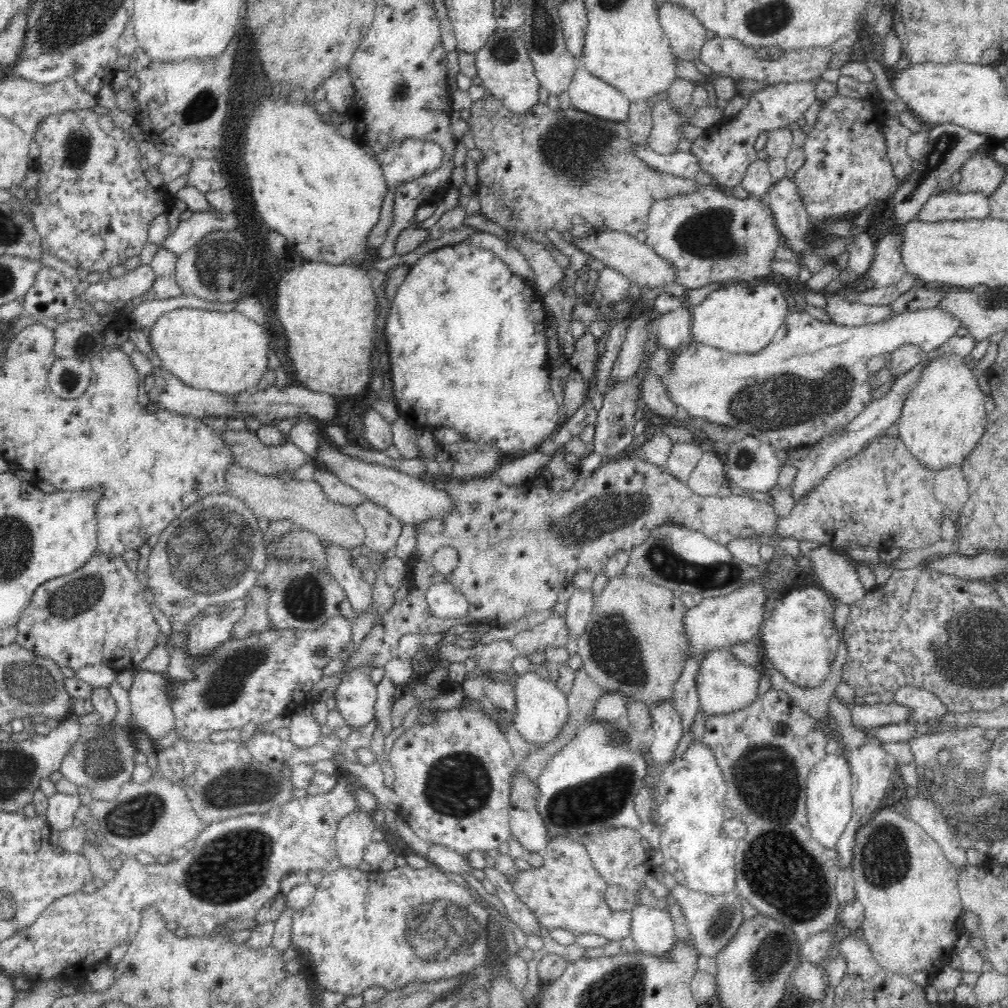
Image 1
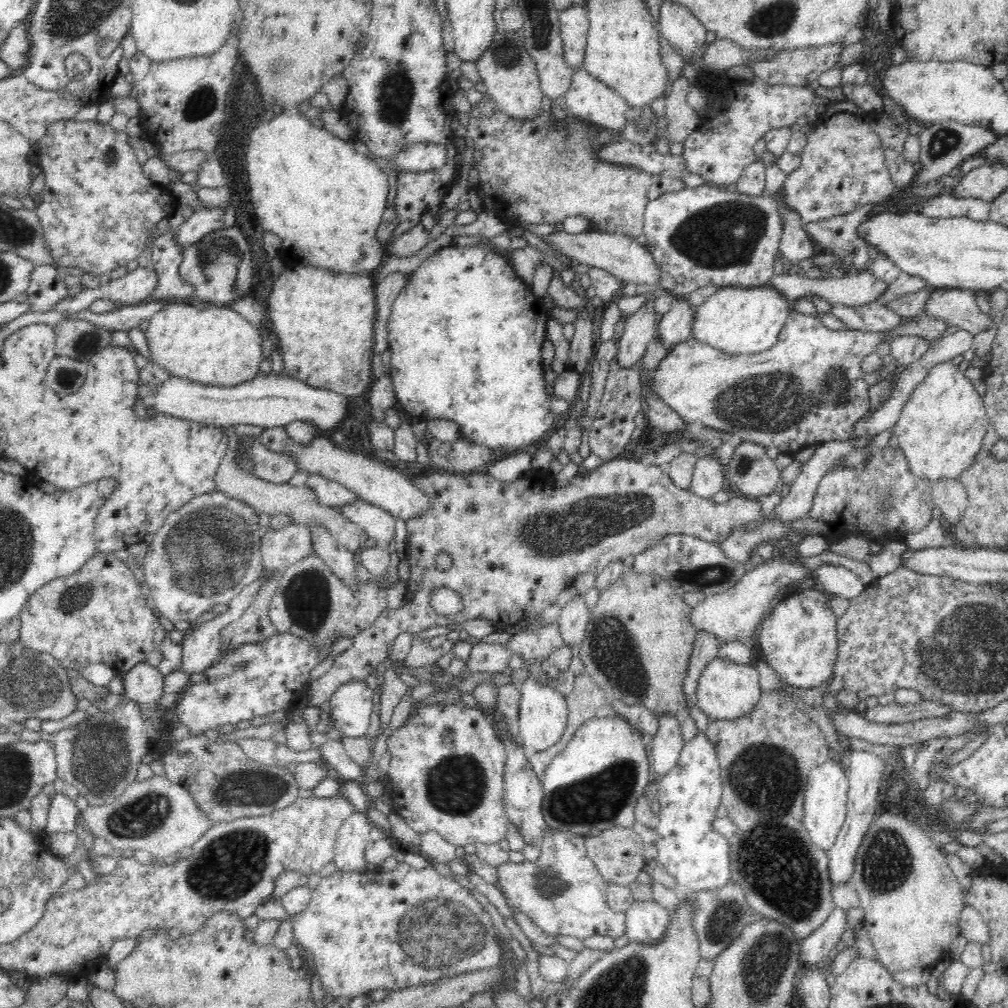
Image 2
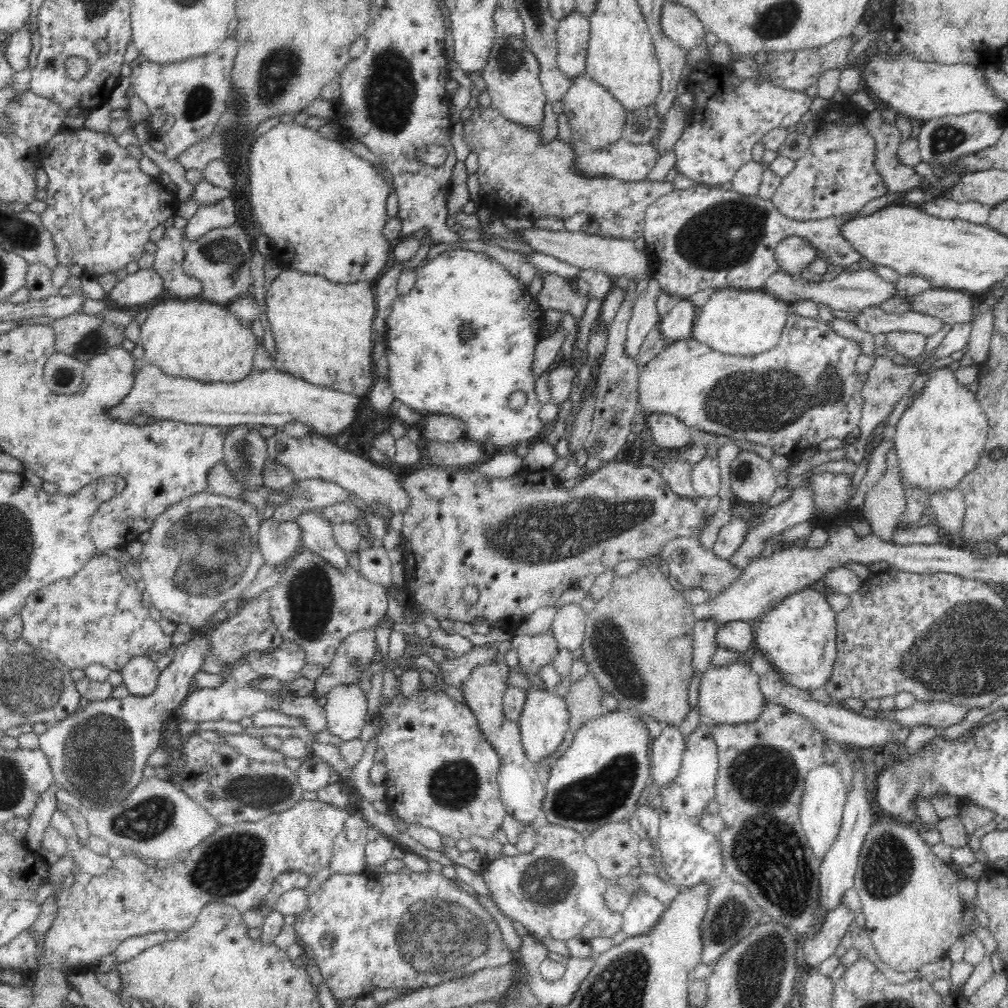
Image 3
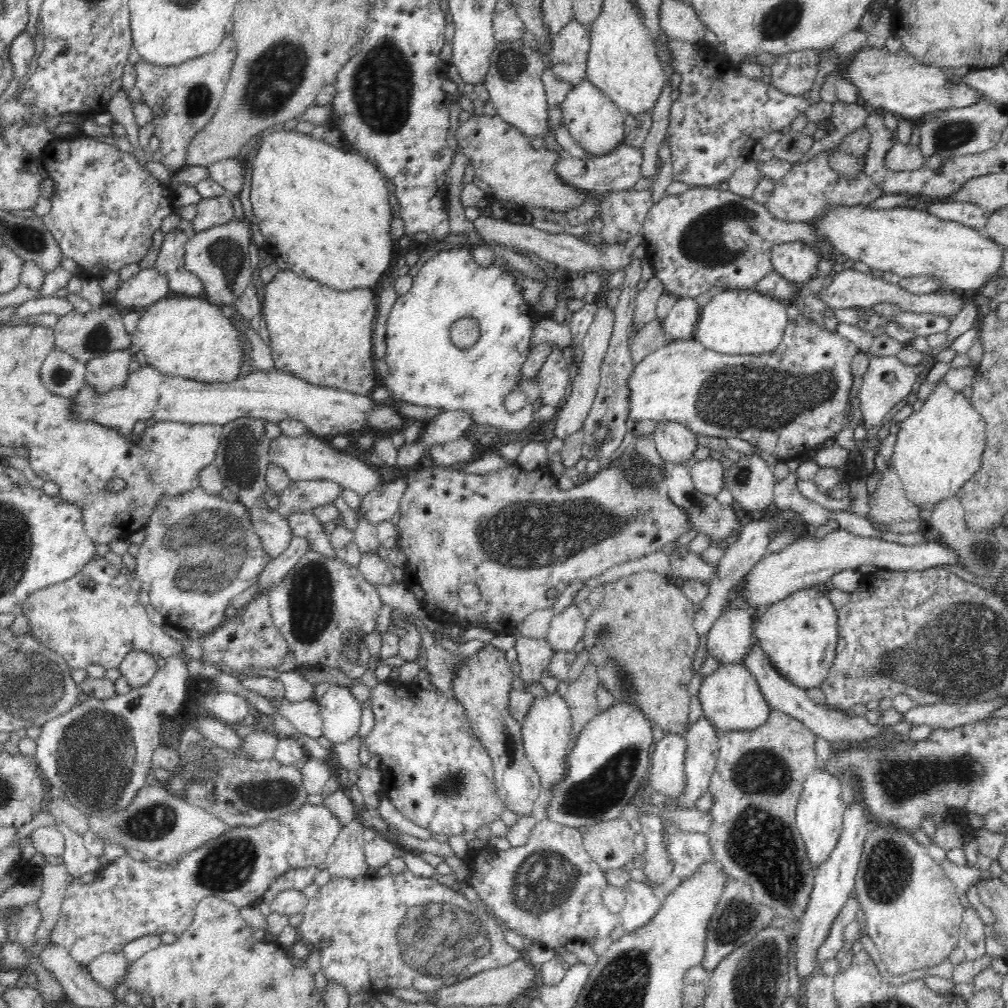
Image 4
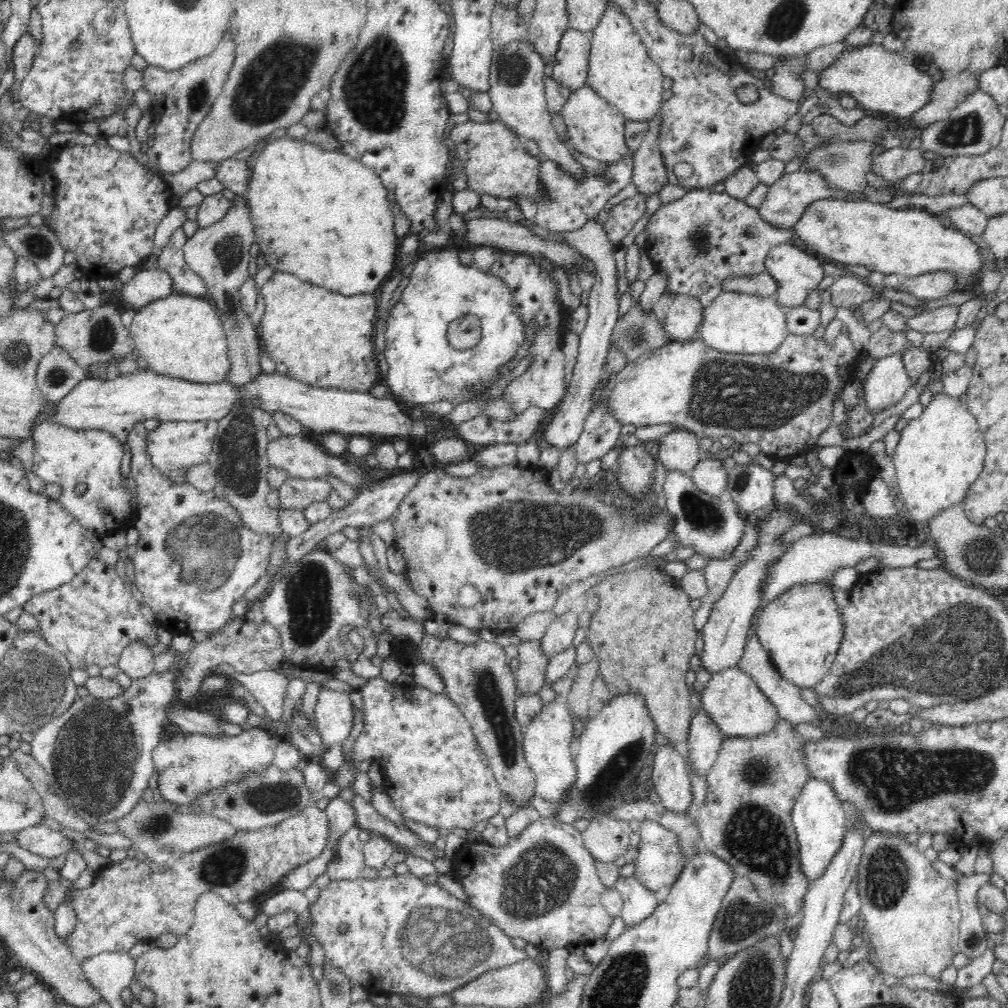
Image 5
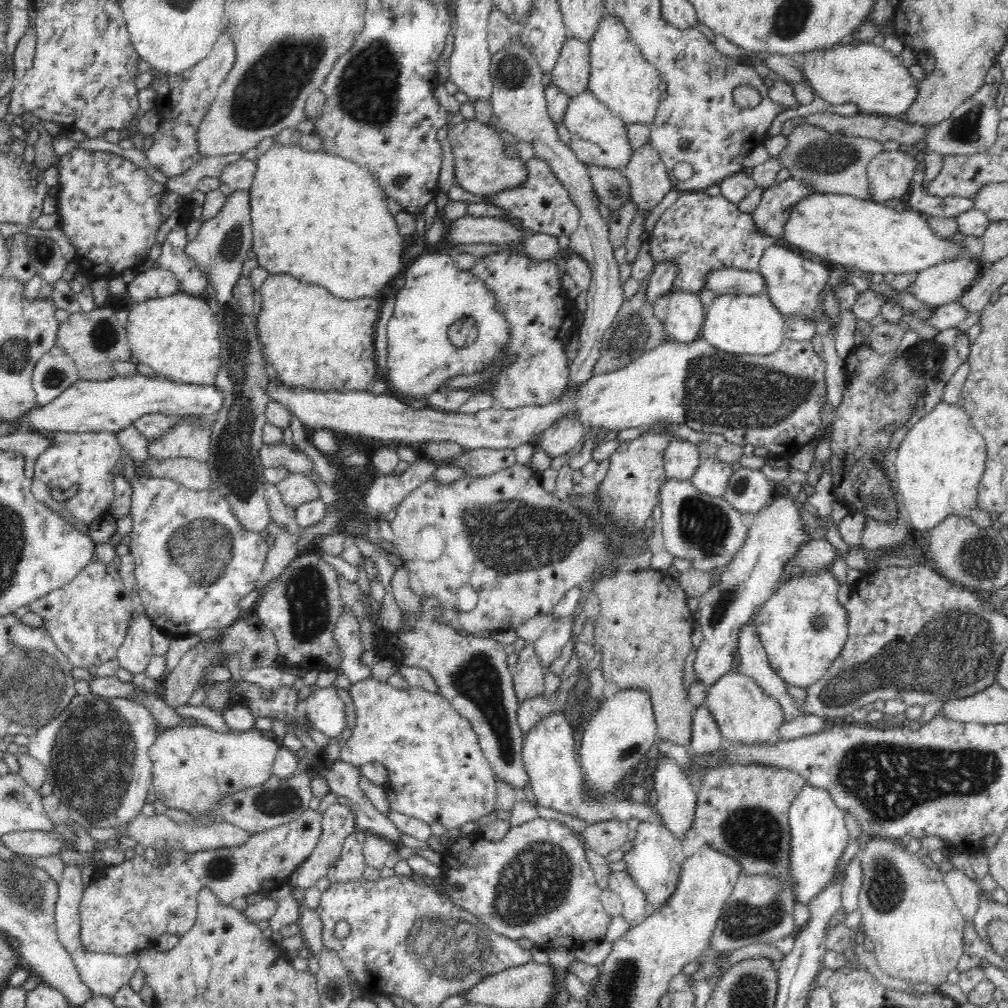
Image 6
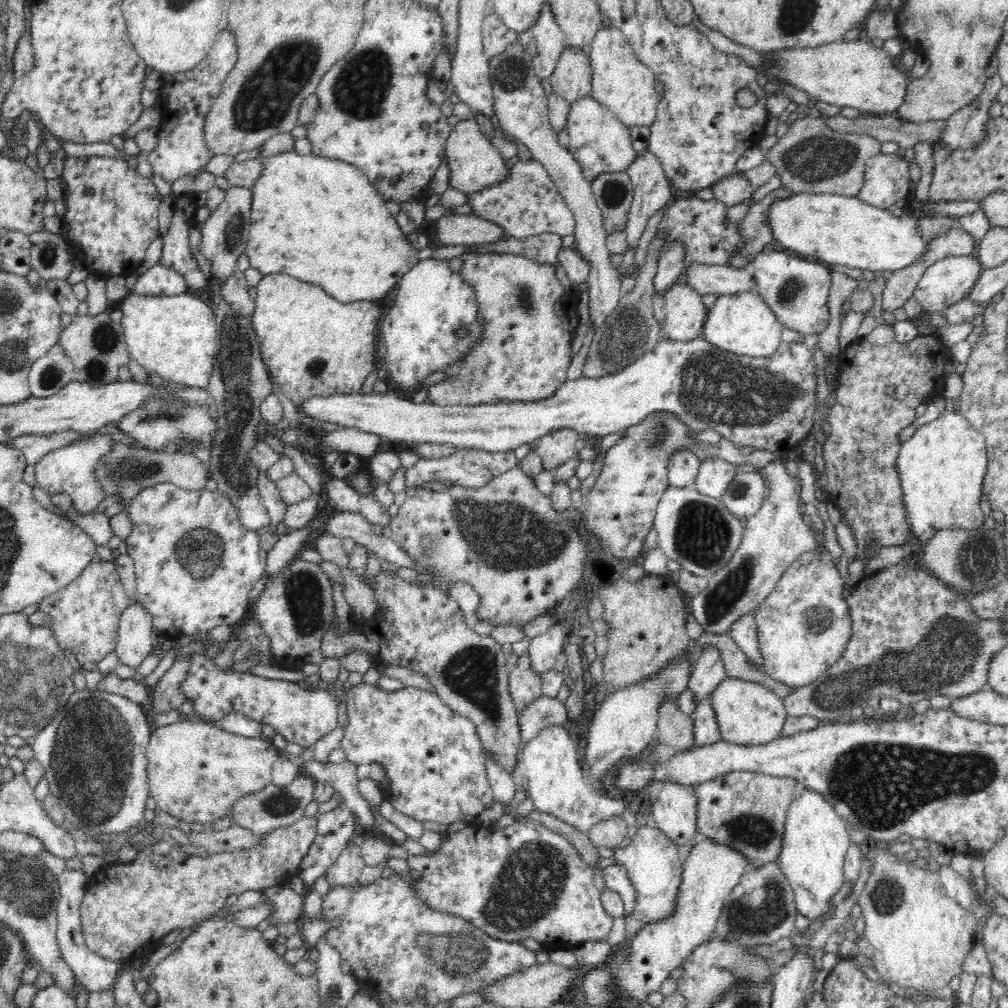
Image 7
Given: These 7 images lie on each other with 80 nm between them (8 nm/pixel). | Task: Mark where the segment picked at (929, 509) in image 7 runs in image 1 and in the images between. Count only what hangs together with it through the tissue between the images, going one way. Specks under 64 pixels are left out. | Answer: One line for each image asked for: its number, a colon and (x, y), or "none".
1: (940, 422)
2: (941, 426)
3: (940, 436)
4: (938, 448)
5: (940, 453)
6: (939, 463)

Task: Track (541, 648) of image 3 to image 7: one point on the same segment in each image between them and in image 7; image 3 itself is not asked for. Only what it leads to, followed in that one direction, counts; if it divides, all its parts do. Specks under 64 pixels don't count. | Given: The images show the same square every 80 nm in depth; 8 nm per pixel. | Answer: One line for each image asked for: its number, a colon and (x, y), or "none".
4: (534, 654)
5: (530, 677)
6: (528, 677)
7: (525, 686)

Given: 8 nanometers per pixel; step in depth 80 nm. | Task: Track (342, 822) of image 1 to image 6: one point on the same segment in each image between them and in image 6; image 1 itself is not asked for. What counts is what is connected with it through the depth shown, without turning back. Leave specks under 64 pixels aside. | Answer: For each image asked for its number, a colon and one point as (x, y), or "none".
2: (352, 837)
3: (349, 846)
4: (346, 858)
5: (347, 863)
6: (350, 865)

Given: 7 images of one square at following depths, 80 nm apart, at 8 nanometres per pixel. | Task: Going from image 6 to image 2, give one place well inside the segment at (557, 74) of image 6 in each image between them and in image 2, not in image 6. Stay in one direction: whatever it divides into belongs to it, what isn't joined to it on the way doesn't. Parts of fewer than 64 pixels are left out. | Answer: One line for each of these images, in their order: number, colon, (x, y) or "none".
2: (574, 23)
3: (572, 35)
4: (569, 55)
5: (570, 68)

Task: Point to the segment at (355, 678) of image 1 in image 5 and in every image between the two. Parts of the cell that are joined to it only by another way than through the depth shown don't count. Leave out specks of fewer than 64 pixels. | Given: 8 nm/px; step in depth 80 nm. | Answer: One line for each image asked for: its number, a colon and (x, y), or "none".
2: (352, 703)
3: (346, 707)
4: (341, 713)
5: (334, 713)

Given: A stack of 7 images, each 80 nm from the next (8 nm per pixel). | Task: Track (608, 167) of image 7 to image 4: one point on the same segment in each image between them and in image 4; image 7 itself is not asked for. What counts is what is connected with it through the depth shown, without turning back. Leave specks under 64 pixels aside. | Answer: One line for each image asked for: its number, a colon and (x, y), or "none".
4: (593, 119)
5: (595, 129)
6: (599, 137)

